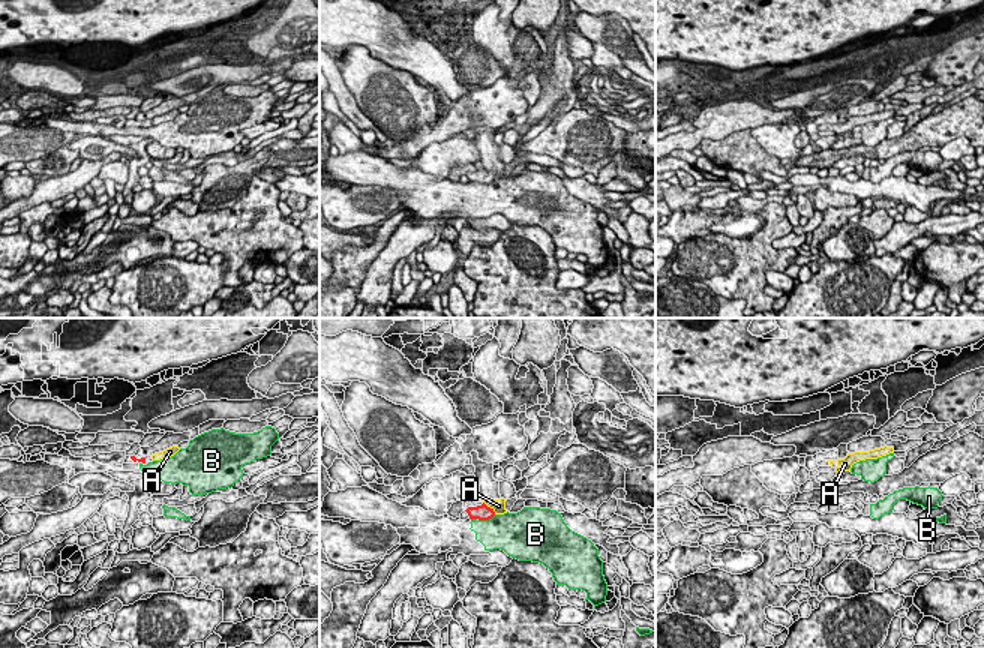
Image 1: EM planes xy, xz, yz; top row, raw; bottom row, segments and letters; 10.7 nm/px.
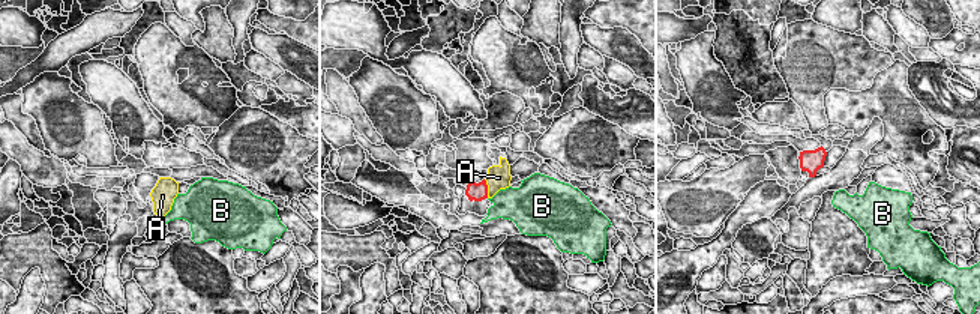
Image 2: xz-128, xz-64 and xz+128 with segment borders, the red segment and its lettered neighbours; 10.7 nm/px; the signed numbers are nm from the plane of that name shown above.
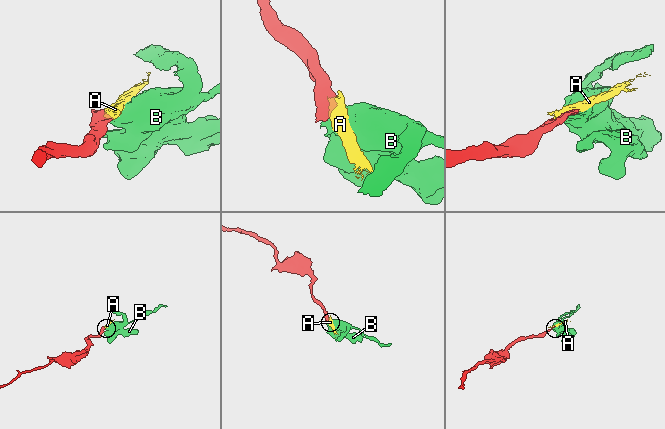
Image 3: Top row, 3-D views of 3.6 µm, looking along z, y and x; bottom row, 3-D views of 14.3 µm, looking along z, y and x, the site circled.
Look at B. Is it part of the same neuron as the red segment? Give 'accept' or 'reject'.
reject

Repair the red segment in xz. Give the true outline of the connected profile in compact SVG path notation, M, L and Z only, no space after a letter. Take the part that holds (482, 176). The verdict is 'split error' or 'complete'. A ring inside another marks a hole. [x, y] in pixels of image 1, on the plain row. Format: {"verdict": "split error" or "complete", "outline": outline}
{"verdict": "complete", "outline": "M484 166L477 171L468 171L465 174L470 180L470 183L478 183L478 184L489 184L495 180L494 172L488 171Z"}

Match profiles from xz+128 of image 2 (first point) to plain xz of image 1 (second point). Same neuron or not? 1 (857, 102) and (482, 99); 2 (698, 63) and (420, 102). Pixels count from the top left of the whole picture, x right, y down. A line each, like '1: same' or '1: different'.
1: same
2: same

